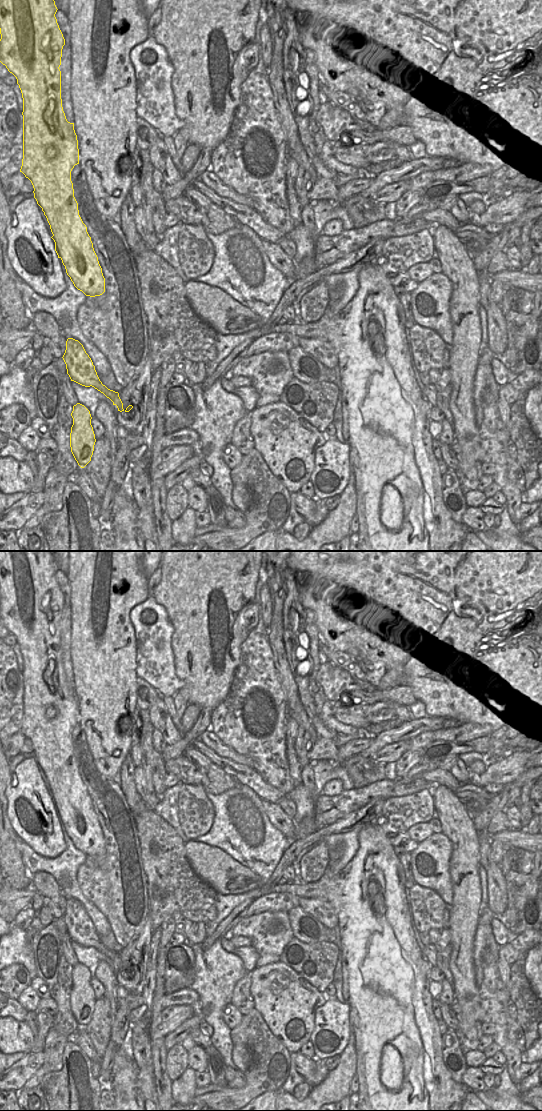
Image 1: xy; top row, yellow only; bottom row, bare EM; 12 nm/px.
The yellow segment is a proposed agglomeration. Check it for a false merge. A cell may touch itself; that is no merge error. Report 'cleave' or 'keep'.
keep

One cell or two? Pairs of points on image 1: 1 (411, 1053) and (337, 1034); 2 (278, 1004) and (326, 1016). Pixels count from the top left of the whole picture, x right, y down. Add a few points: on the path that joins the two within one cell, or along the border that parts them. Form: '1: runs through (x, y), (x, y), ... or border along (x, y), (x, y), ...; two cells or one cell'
1: border along (349, 1008), (350, 1032); two cells
2: border along (328, 998), (315, 1011), (314, 1029), (309, 1036); two cells

